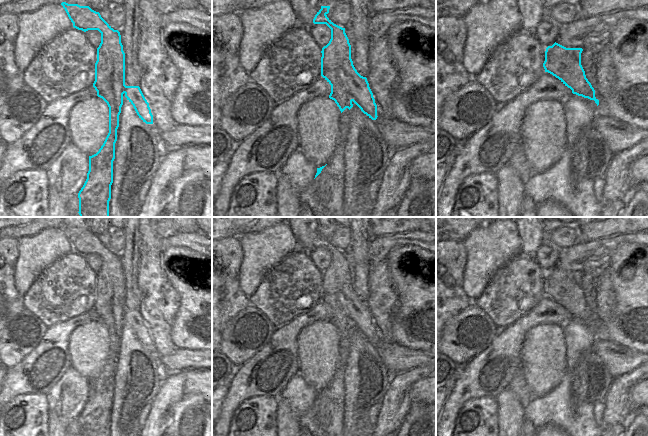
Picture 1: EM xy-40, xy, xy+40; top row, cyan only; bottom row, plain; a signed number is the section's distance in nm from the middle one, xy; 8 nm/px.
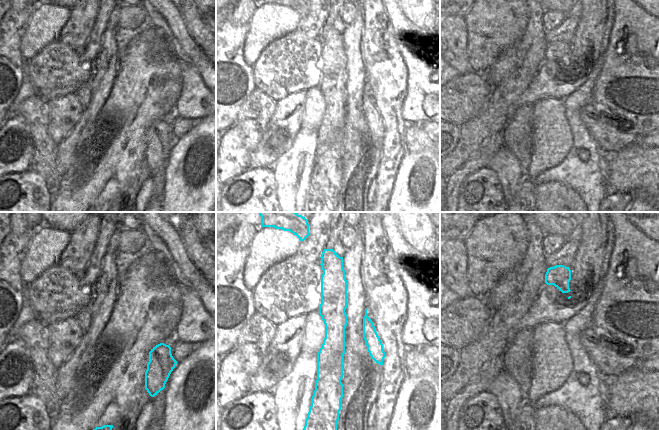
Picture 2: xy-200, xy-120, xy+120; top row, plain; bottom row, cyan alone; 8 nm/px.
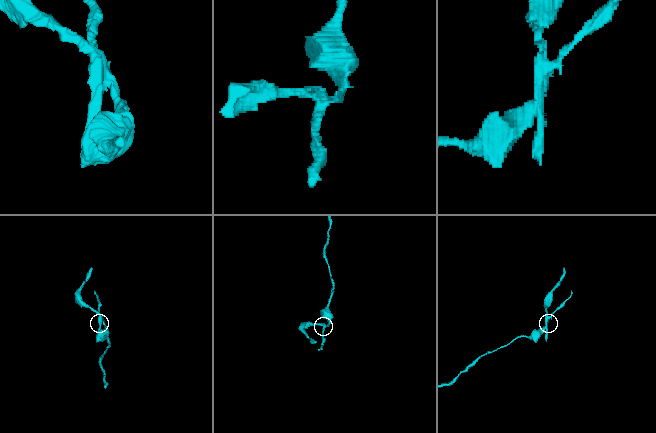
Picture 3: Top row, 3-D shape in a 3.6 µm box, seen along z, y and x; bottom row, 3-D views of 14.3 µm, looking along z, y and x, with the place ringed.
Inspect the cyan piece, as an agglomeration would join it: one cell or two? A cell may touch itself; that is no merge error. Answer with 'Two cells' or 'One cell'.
Two cells

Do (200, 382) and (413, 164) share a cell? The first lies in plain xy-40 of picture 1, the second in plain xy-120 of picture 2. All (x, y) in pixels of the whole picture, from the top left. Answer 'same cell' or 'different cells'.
different cells

